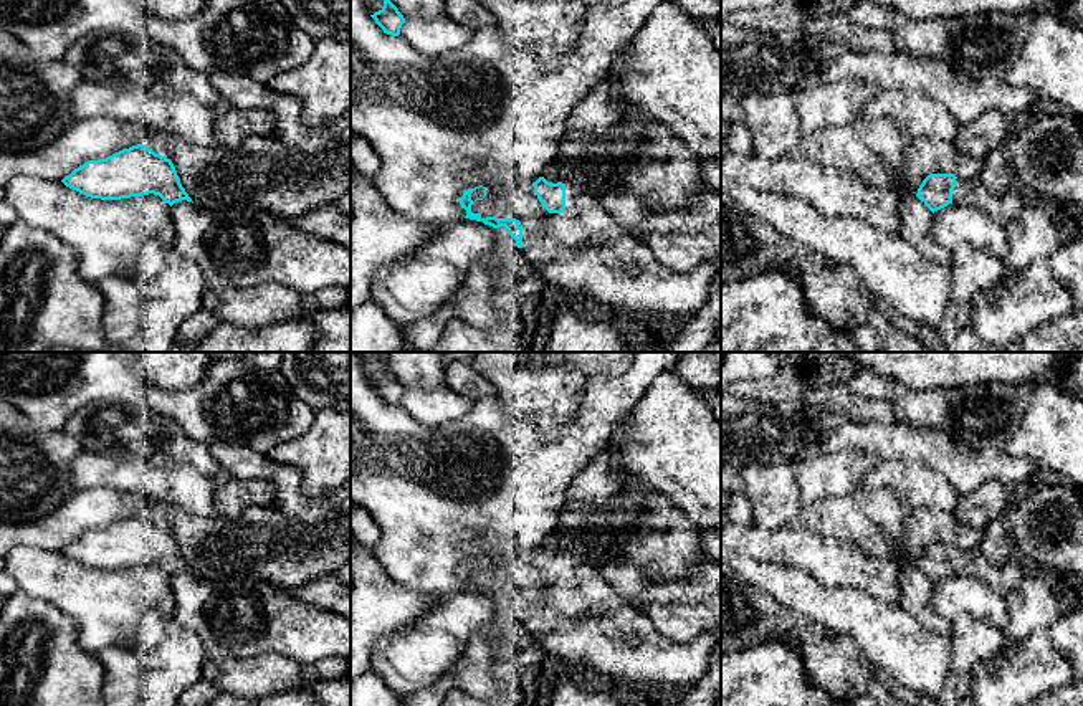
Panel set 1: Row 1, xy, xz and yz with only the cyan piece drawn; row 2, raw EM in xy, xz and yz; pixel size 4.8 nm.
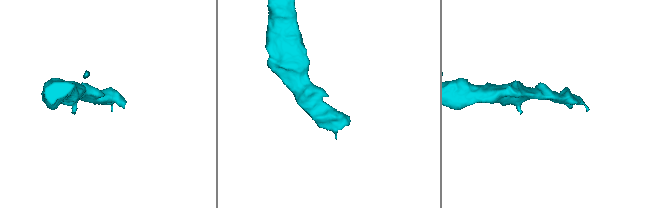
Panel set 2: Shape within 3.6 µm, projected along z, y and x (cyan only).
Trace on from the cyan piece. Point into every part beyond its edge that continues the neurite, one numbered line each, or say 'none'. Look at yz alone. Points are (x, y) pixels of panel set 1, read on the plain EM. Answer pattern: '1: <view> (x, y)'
1: yz (1006, 577)

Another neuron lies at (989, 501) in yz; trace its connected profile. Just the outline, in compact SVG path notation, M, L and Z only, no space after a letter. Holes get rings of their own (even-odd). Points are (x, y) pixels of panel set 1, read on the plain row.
M985 481L969 494L959 494L954 516L972 527L984 531L994 519L1010 509L1010 489L999 481Z

